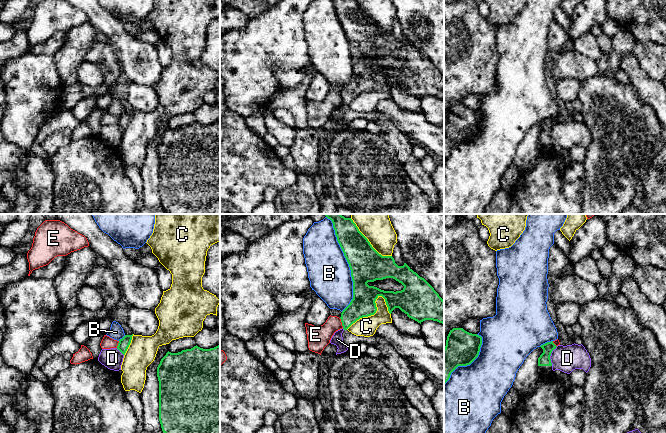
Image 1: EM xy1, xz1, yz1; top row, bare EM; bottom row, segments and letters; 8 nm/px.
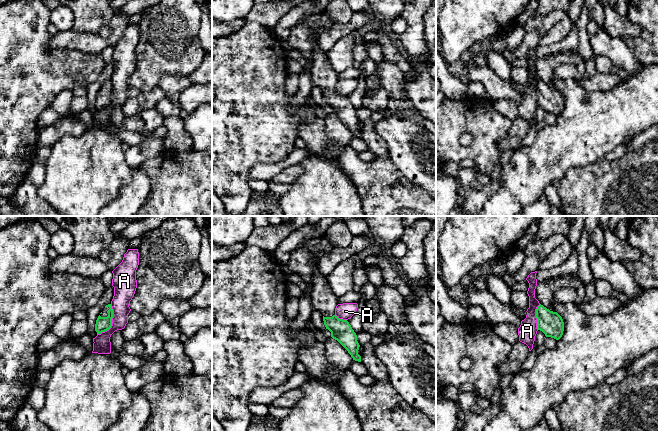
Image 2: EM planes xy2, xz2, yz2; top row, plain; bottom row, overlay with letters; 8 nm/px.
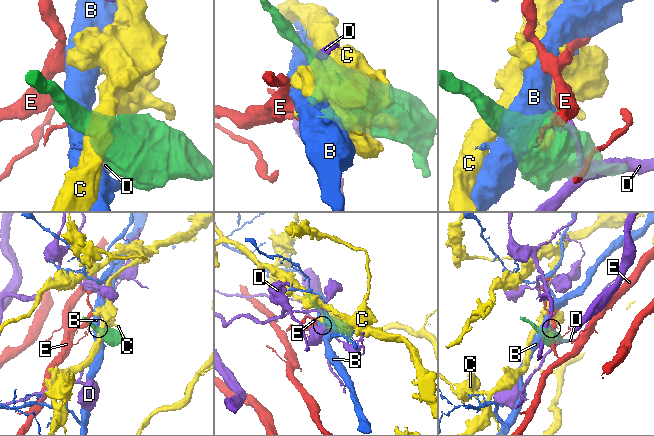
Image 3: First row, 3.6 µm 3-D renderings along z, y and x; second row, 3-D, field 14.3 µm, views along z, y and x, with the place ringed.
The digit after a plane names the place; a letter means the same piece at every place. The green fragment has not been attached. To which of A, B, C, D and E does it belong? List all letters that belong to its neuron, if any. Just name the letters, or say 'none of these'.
none of these

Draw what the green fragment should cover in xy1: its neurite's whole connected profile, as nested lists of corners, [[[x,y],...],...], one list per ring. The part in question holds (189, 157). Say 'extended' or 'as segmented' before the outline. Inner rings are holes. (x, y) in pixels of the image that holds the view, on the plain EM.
as segmented; [[[197,121],[178,129],[167,128],[157,143],[159,197],[168,214],[220,214],[220,121],[203,125]]]

